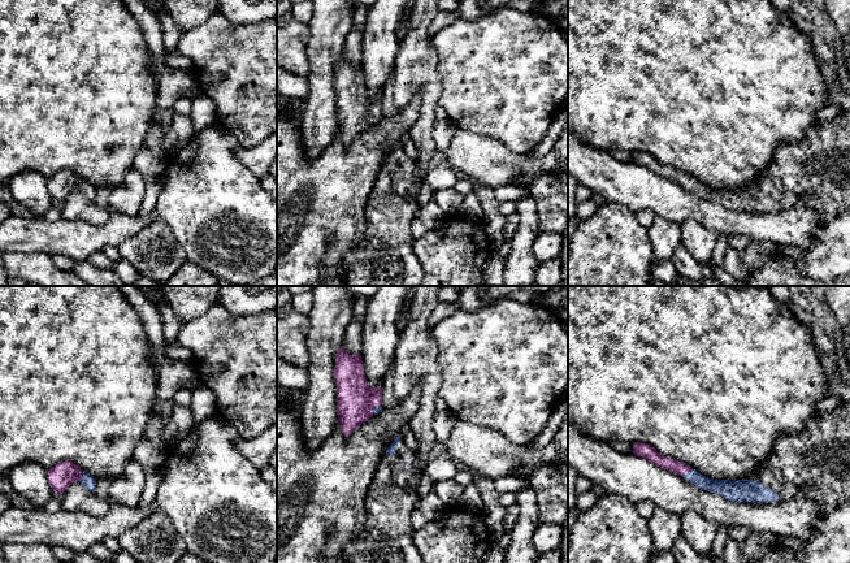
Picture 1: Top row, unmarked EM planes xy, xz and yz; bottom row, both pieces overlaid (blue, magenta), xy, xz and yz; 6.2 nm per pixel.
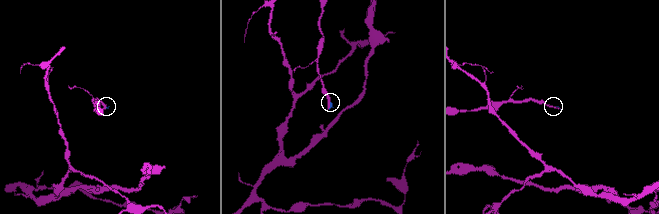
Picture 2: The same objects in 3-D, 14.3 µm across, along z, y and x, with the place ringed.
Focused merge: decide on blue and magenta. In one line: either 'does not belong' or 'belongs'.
belongs

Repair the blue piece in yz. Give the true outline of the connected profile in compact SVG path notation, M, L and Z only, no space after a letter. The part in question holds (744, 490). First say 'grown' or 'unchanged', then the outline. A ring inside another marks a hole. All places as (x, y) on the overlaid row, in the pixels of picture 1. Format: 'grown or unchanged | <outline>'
grown | M844 403L832 412L820 412L798 433L781 433L775 441L771 455L746 480L708 478L682 462L660 455L654 447L642 442L634 442L632 452L656 467L682 476L701 490L715 493L732 502L810 499L831 508L850 502L850 403Z

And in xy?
grown | M65 460L45 471L49 486L55 493L64 493L70 484L79 481L88 491L95 491L96 477L82 471L73 462Z

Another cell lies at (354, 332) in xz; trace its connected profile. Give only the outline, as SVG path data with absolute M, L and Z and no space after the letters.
M351 319L346 328L343 348L348 355L357 355L361 350L363 324L356 319Z

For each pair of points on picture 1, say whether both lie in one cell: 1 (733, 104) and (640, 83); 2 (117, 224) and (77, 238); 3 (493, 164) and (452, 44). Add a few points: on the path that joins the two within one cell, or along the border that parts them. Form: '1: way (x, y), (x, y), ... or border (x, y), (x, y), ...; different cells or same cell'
1: way (710, 83), (663, 83); same cell
2: way (107, 234), (87, 238); same cell
3: border (456, 126), (495, 138), (511, 151); different cells

